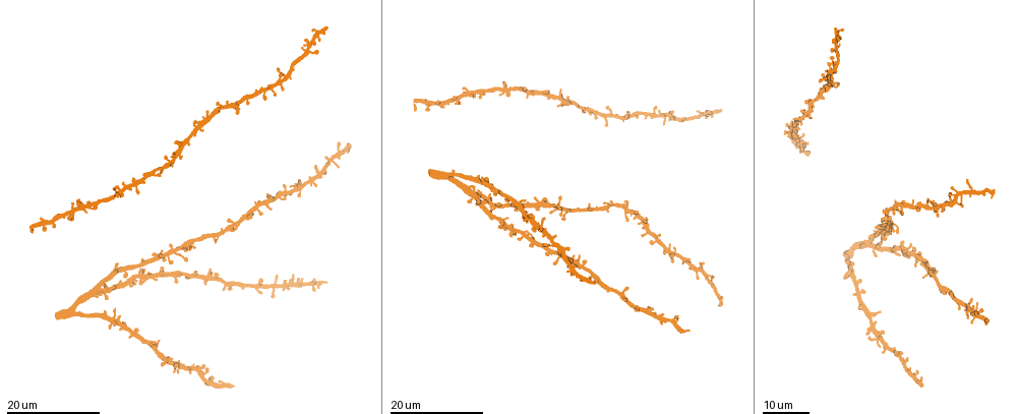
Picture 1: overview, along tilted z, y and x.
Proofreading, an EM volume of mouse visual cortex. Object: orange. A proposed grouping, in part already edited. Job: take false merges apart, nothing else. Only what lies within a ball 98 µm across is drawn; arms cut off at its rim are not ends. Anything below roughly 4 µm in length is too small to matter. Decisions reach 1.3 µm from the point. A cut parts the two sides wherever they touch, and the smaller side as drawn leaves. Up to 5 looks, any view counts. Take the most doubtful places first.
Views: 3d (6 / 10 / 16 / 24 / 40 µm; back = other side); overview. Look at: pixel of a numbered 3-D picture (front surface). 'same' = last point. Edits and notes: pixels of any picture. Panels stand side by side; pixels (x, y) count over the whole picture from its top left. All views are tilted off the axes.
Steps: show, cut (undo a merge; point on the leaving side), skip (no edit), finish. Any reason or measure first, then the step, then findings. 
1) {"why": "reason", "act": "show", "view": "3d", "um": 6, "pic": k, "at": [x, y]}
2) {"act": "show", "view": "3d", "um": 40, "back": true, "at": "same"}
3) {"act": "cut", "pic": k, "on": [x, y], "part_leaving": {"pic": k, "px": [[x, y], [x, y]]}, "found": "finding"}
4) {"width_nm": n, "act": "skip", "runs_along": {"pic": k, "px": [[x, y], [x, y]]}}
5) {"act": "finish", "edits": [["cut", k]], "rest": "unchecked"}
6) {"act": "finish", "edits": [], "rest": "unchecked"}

{"act": "show", "view": "3d", "um": 16, "pic": 1, "at": [98, 287]}

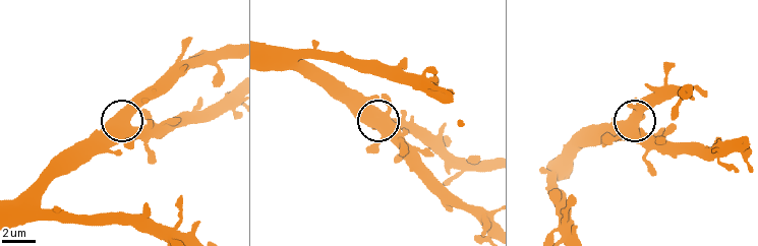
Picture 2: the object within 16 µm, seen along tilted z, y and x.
{"why": "closer look", "act": "show", "view": "3d", "um": 6, "pic": 2, "at": [634, 126]}

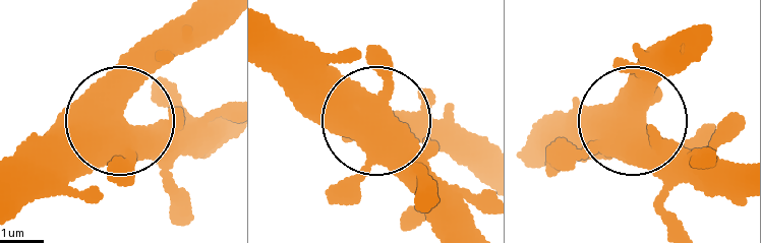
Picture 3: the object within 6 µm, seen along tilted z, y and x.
{"act": "skip", "found": "all the same neuron"}

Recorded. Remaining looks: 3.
{"act": "show", "view": "3d", "um": 24, "pic": 1, "at": [454, 178]}

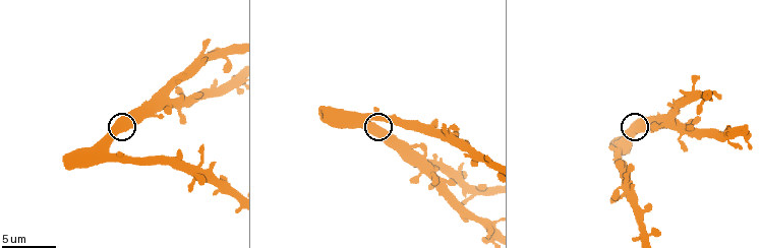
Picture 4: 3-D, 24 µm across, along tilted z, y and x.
{"act": "show", "view": "3d", "um": 6, "pic": 4, "at": [127, 125]}

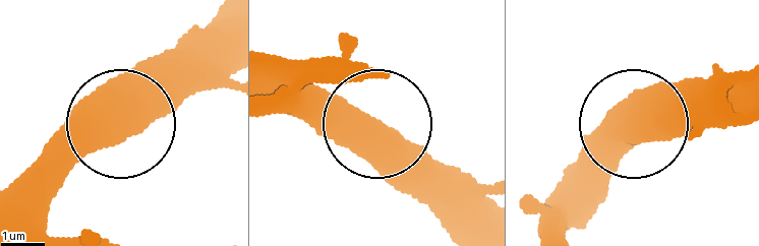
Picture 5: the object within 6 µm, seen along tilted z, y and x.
{"act": "skip", "found": "all the same neuron"}

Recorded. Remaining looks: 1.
{"act": "finish", "edits": [], "rest": "unchecked"}

